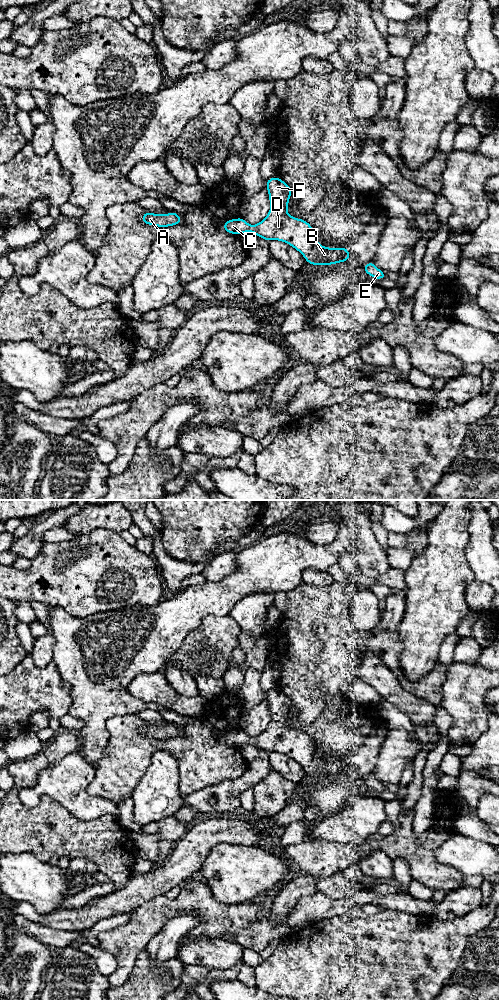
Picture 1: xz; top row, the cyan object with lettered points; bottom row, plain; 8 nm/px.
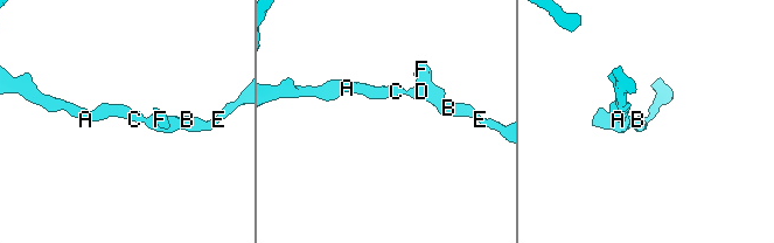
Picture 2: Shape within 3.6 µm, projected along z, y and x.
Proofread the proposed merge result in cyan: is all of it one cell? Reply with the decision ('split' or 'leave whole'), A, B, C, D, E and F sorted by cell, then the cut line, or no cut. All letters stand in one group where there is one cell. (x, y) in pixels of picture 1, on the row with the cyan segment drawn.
leave whole; A B C D E F; no cut

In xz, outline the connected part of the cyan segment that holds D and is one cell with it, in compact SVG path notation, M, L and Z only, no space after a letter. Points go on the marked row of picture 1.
M279 177L266 181L271 204L270 211L265 219L251 226L242 217L225 221L223 228L226 232L240 235L252 232L258 237L286 242L299 251L307 263L318 266L320 264L332 265L350 259L346 246L340 248L323 247L313 235L311 225L303 220L290 216L287 213L291 196L291 188Z

